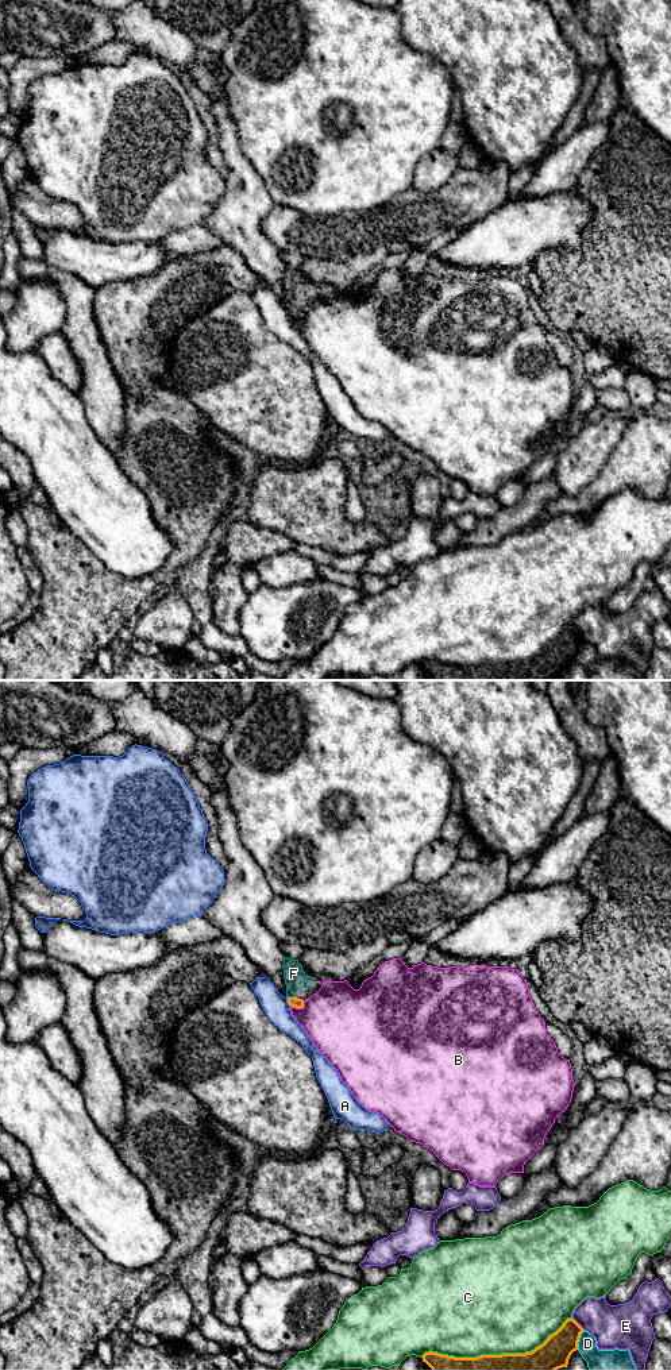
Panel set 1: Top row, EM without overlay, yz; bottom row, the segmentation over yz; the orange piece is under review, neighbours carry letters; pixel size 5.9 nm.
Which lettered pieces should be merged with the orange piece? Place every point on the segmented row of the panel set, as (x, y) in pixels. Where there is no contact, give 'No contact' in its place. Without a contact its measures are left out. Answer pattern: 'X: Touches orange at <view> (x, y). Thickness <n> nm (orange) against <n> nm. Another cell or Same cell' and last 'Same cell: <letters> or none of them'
A: Touches orange at yz (288, 1002). Thickness 60 nm (orange) against 150 nm. Another cell
B: Touches orange at yz (299, 1007). Thickness 60 nm (orange) against 400 nm. Another cell
C: Touches orange at yz (496, 1355). Thickness 130 nm (orange) against 500 nm. Another cell
D: Touches orange at yz (578, 1339). Thickness 180 nm (orange) against 130 nm. Another cell
E: Touches orange at yz (577, 1323). Thickness 180 nm (orange) against 260 nm. Another cell
F: Touches orange at yz (290, 998). Thickness 60 nm (orange) against 130 nm. Same cell
Same cell: F

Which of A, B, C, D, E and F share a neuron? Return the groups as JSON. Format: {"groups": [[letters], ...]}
{"groups": [["A"], ["B"], ["C"], ["D"], ["E"], ["F"]]}

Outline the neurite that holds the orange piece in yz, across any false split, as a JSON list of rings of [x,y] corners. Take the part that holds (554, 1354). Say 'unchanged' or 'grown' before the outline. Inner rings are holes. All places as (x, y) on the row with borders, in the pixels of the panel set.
unchanged; [[[567,1319],[531,1352],[455,1358],[429,1351],[423,1355],[423,1362],[432,1370],[558,1370],[567,1367],[582,1332],[583,1328],[574,1319]]]

